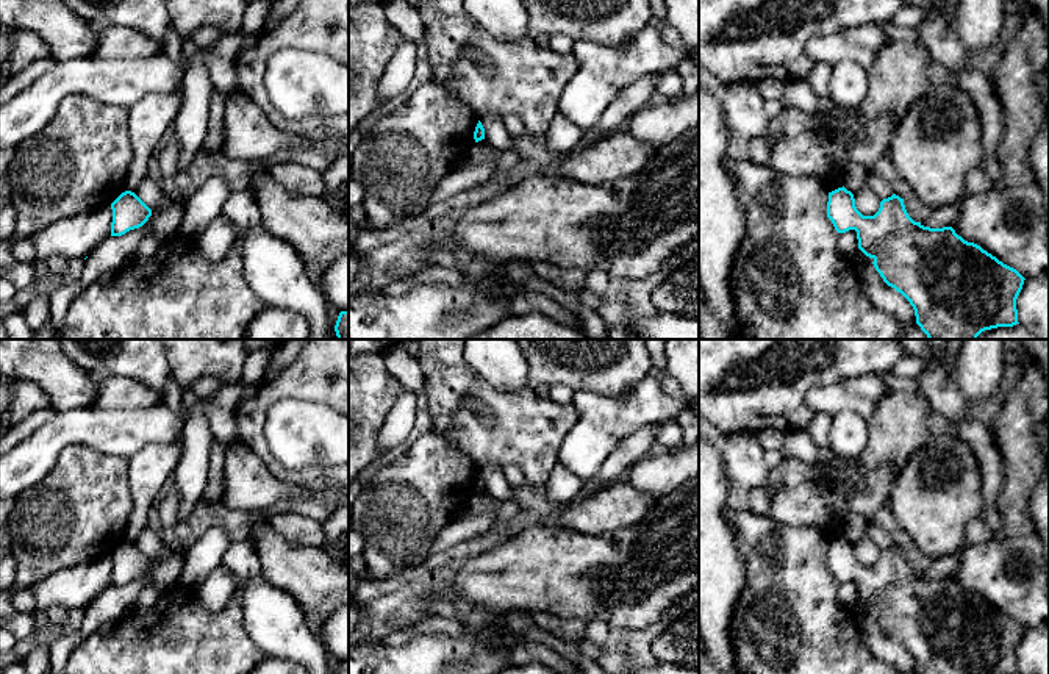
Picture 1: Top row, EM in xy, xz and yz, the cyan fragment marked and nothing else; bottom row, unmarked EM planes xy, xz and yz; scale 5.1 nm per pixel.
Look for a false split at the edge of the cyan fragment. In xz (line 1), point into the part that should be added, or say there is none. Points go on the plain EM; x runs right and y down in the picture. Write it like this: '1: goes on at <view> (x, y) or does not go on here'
1: does not go on here

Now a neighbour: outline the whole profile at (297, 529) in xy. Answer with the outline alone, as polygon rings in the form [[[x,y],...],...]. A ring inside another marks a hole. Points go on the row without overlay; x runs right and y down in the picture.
[[[263,513],[266,522],[289,544],[322,547],[325,541],[322,522],[299,513]]]

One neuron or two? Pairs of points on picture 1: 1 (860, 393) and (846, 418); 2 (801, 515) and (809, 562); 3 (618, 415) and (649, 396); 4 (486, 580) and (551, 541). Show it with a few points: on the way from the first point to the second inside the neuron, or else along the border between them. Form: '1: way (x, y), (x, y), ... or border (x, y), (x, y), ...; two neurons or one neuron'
1: border (832, 415), (841, 410), (852, 410), (866, 421); two neurons
2: border (768, 513), (782, 524), (815, 527), (826, 538); two neurons
3: way (626, 413), (641, 404); one neuron
4: way (502, 579), (518, 574), (535, 557); one neuron

